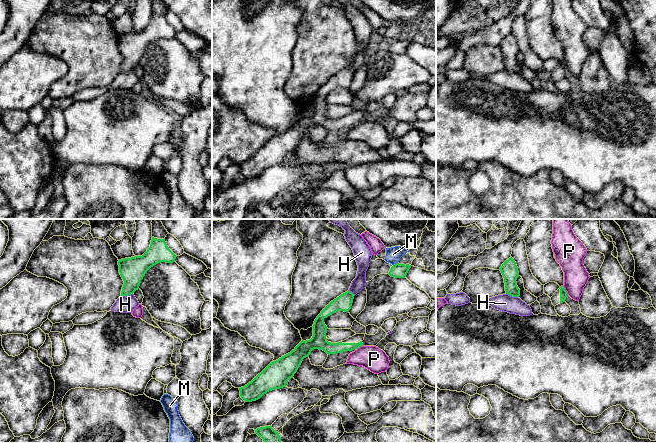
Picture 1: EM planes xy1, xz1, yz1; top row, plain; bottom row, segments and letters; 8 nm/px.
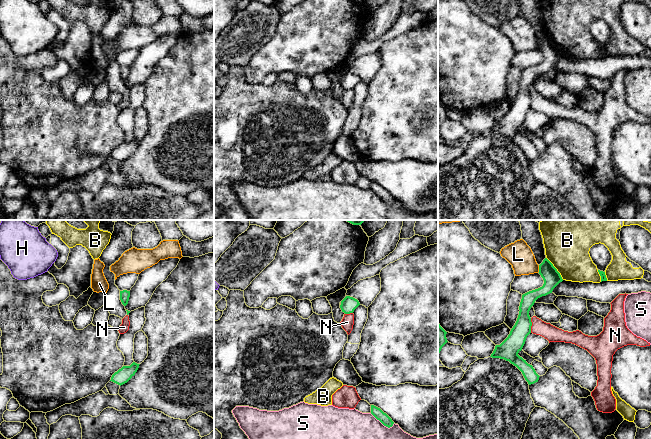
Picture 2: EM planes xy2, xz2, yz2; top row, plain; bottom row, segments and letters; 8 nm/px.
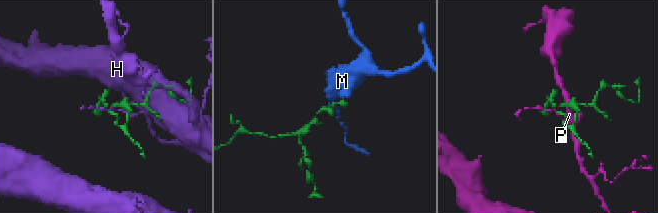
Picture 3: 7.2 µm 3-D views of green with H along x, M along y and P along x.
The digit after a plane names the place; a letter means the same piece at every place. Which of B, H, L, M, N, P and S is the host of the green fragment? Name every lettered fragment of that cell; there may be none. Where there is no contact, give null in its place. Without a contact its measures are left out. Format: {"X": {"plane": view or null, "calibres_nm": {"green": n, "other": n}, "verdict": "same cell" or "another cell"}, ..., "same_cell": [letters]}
{"B": {"plane": "yz2", "calibres_nm": {"green": 140, "other": 360}, "verdict": "another cell"}, "H": {"plane": "xy1", "calibres_nm": {"green": 200, "other": 140}, "verdict": "another cell"}, "L": {"plane": "yz2", "calibres_nm": {"green": 140, "other": 200}, "verdict": "another cell"}, "M": {"plane": "xz1", "calibres_nm": {"green": 110, "other": 120}, "verdict": "another cell"}, "N": {"plane": "yz2", "calibres_nm": {"green": 160, "other": 130}, "verdict": "another cell"}, "P": {"plane": "yz1", "calibres_nm": {"green": 60, "other": 200}, "verdict": "another cell"}, "S": {"plane": "xz2", "calibres_nm": {"green": 80, "other": 480}, "verdict": "another cell"}, "same_cell": []}

